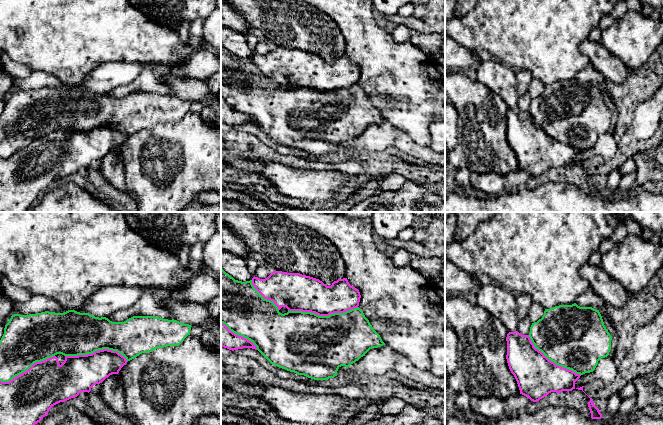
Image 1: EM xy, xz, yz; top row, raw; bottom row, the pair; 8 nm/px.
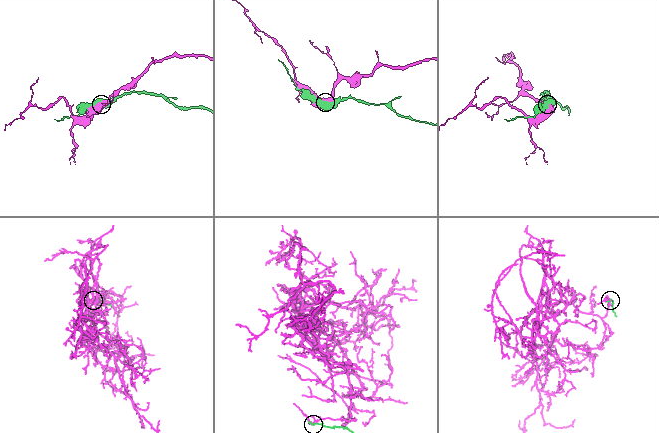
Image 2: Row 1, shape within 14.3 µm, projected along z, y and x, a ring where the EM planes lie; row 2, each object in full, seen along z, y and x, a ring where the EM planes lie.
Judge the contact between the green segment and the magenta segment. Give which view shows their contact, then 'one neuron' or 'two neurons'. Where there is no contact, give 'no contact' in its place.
xz | two neurons

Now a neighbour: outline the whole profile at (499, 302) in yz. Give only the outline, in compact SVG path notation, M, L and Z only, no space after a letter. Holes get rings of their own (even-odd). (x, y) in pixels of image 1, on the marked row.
M495 282L481 285L476 304L498 318L508 333L517 331L519 317L516 296L509 290Z

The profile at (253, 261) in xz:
M250 248L248 250L248 256L246 260L247 260L247 266L249 270L255 274L255 271L259 266L260 259Z

